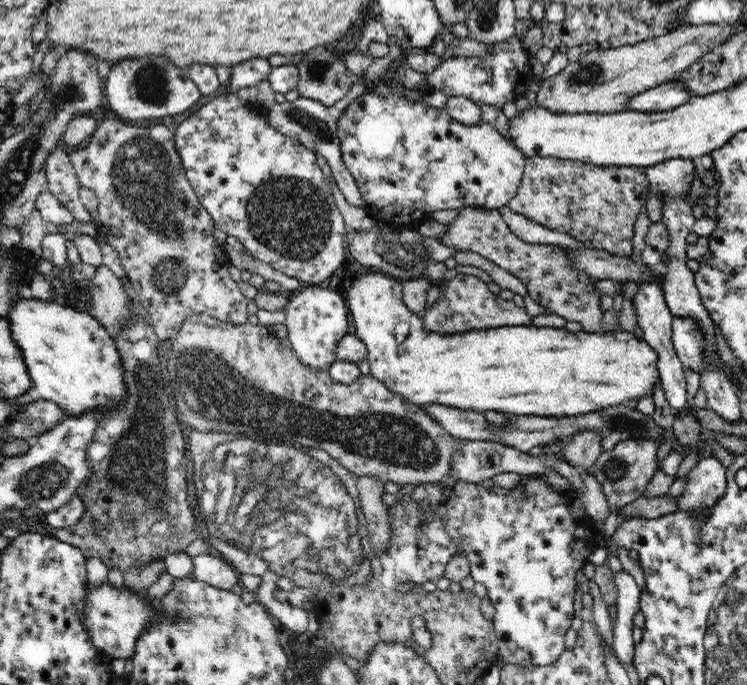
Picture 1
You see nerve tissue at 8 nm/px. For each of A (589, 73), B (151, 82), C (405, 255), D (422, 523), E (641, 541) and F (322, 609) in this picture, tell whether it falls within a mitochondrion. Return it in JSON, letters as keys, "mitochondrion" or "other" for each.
{"A":"mitochondrion","B":"mitochondrion","C":"mitochondrion","D":"other","E":"other","F":"other"}

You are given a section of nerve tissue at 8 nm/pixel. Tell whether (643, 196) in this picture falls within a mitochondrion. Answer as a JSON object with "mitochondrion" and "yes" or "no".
{"mitochondrion":"no"}

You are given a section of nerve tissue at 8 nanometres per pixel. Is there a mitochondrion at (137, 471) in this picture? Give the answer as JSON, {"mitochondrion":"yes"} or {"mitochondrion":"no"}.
{"mitochondrion":"yes"}

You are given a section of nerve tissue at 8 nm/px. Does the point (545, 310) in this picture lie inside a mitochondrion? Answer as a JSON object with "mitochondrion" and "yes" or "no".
{"mitochondrion":"no"}

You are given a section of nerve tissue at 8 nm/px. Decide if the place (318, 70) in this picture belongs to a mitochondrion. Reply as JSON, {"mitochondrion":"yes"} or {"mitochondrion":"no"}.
{"mitochondrion":"yes"}

